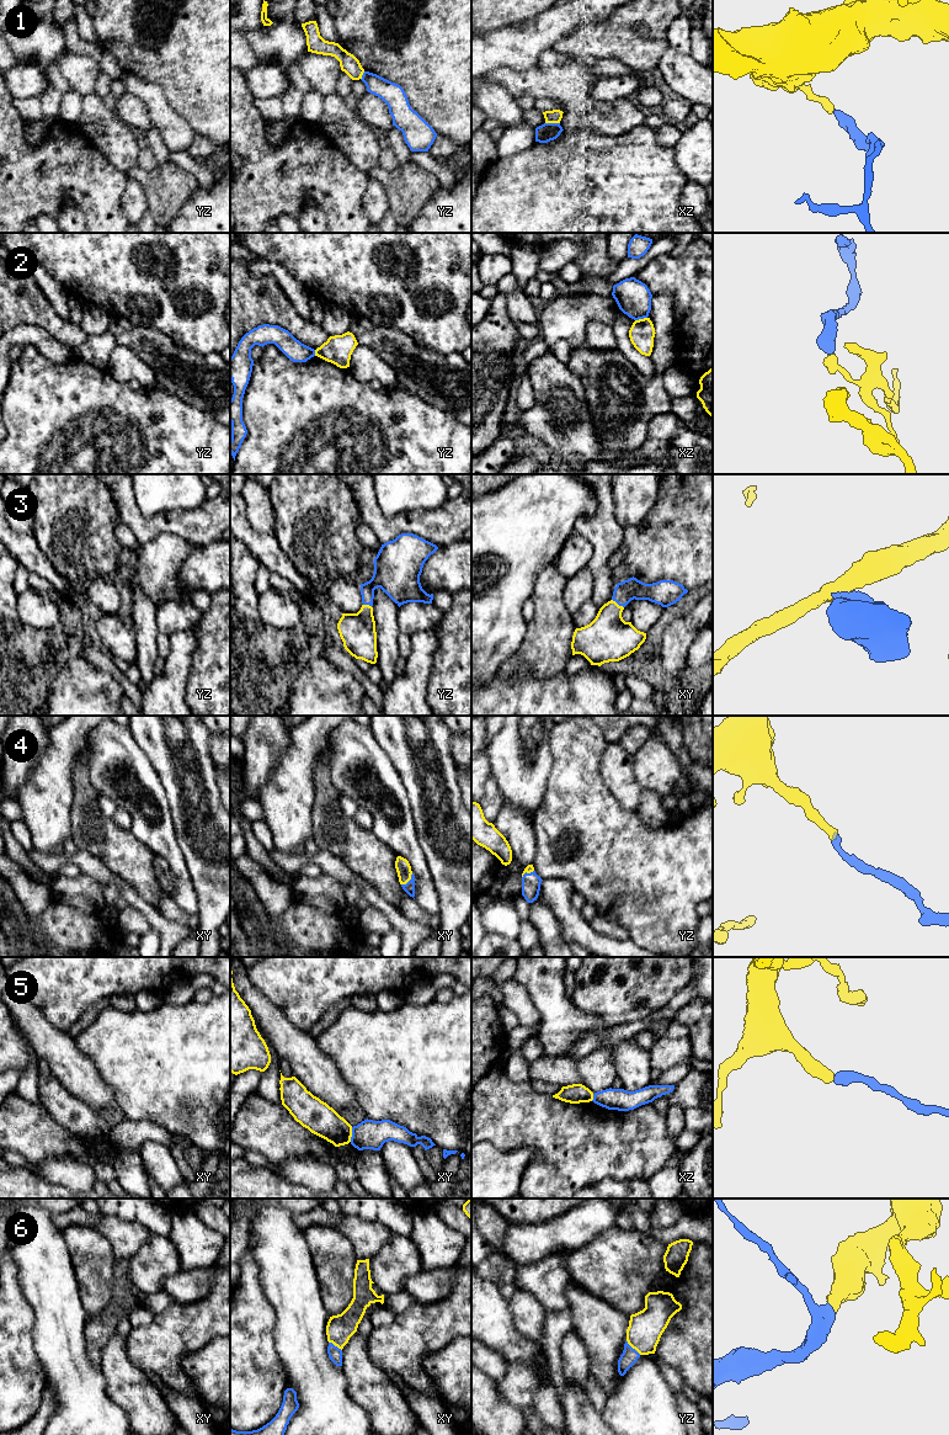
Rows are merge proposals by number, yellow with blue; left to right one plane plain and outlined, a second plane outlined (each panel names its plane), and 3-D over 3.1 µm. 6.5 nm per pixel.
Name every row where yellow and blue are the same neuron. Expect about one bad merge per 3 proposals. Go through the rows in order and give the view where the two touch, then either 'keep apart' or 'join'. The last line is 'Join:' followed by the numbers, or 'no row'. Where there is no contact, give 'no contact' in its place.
1: contact in xz; keep apart
2: contact in xz; keep apart
3: contact in xy; join
4: contact in xy; join
5: contact in xy; keep apart
6: contact in yz; join
Join: 3, 4, 6

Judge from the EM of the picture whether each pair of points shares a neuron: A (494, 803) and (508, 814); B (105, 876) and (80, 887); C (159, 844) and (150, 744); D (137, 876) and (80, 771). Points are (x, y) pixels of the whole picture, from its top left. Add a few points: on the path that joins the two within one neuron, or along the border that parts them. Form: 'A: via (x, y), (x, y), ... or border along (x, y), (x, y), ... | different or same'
A: border along (504, 802), (492, 823) | different
B: border along (83, 872), (92, 876), (104, 887) | different
C: border along (136, 743), (149, 760), (166, 792) | different
D: via (117, 850), (86, 819), (85, 797) | same

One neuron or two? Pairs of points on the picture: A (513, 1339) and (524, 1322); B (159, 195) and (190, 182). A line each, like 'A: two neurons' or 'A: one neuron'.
A: two neurons
B: one neuron

